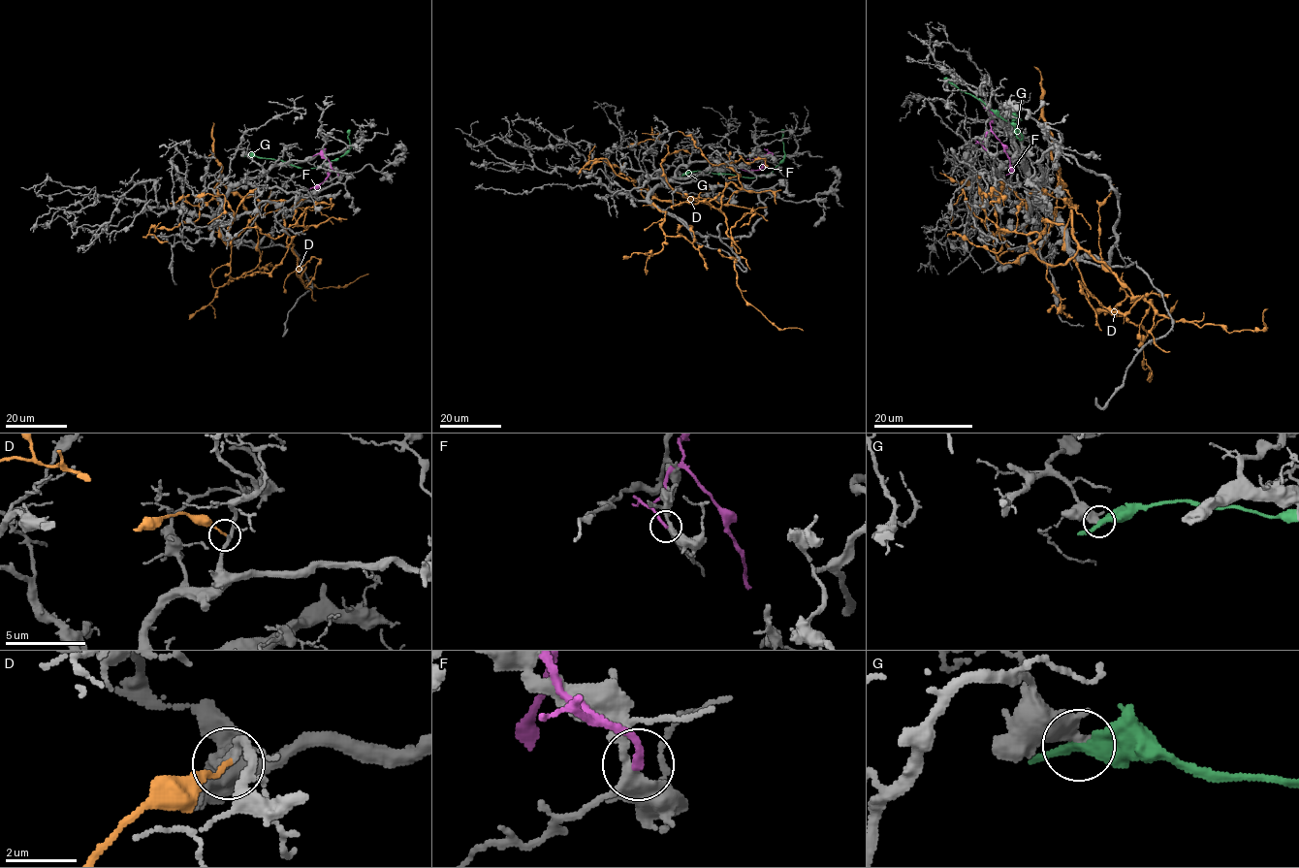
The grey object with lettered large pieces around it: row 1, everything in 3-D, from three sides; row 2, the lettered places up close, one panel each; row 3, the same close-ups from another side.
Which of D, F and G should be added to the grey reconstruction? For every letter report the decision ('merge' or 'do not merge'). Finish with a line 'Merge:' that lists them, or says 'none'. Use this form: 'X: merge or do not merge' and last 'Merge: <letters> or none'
D: do not merge
F: do not merge
G: do not merge
Merge: none

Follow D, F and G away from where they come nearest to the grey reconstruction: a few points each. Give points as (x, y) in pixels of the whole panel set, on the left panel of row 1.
D: (256, 188), (238, 206), (227, 245), (259, 202), (214, 187), (233, 277), (259, 262), (247, 196)
F: (338, 175), (331, 164), (325, 179), (304, 190)
G: (247, 155), (282, 160), (304, 168), (319, 167), (335, 160), (349, 149), (349, 130)

